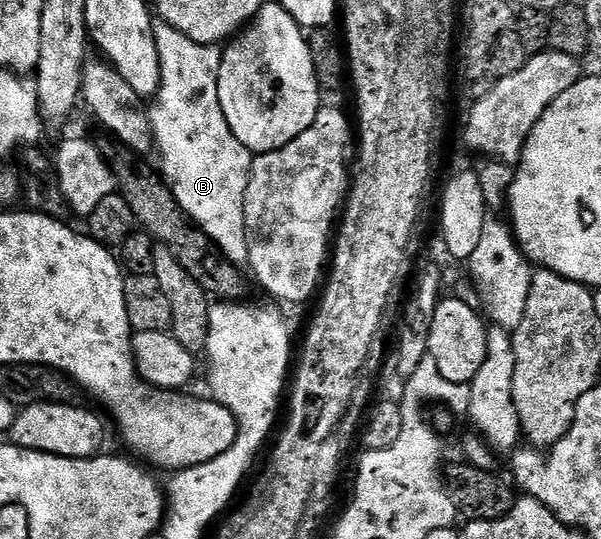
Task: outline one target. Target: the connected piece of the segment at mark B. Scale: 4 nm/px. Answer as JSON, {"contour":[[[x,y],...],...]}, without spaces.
{"contour":[[[159,21],[154,28],[154,39],[160,56],[160,88],[149,107],[150,133],[154,136],[153,149],[158,150],[162,161],[160,173],[170,191],[176,196],[180,208],[208,237],[215,242],[219,251],[235,264],[248,259],[246,243],[246,221],[244,220],[244,196],[248,192],[248,180],[252,172],[255,155],[228,128],[224,108],[220,108],[218,77],[222,63],[222,50],[217,45],[205,46],[196,40],[188,40],[176,28]]]}

